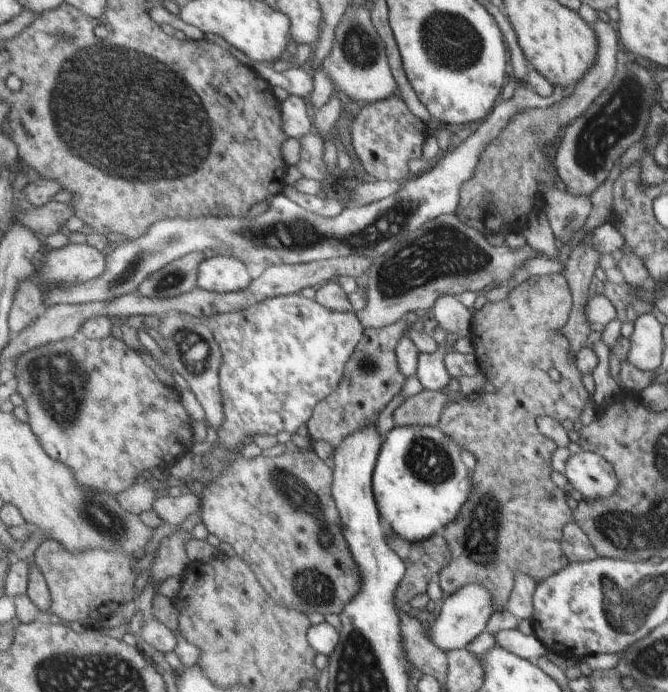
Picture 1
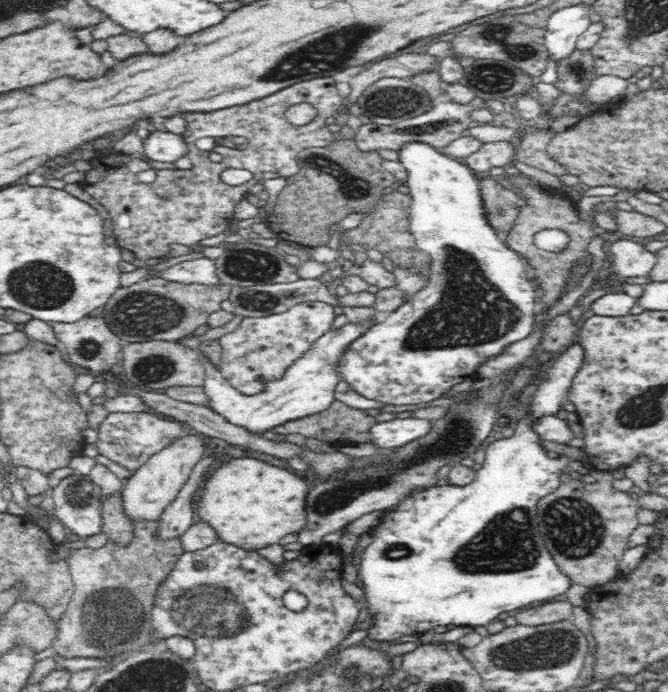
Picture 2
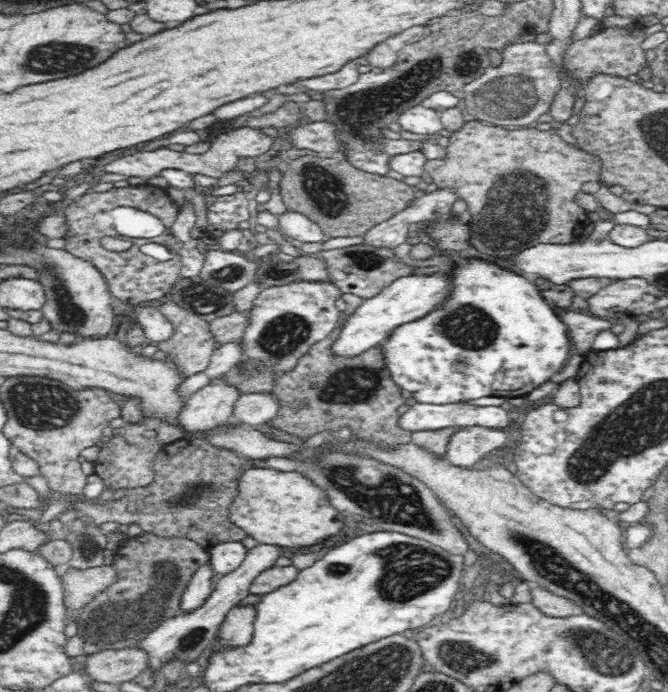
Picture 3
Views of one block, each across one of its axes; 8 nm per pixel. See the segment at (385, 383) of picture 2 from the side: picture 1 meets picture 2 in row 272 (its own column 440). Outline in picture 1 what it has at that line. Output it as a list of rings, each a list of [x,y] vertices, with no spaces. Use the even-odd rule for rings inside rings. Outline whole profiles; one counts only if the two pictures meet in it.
[[[431,425],[393,426],[387,432],[385,441],[380,444],[371,478],[381,522],[386,528],[390,528],[390,533],[409,545],[443,533],[445,526],[453,522],[461,504],[471,492],[471,472],[475,462],[476,458],[467,454],[465,448],[459,448],[459,444],[451,440],[451,436],[447,438],[437,428],[431,428]]]

